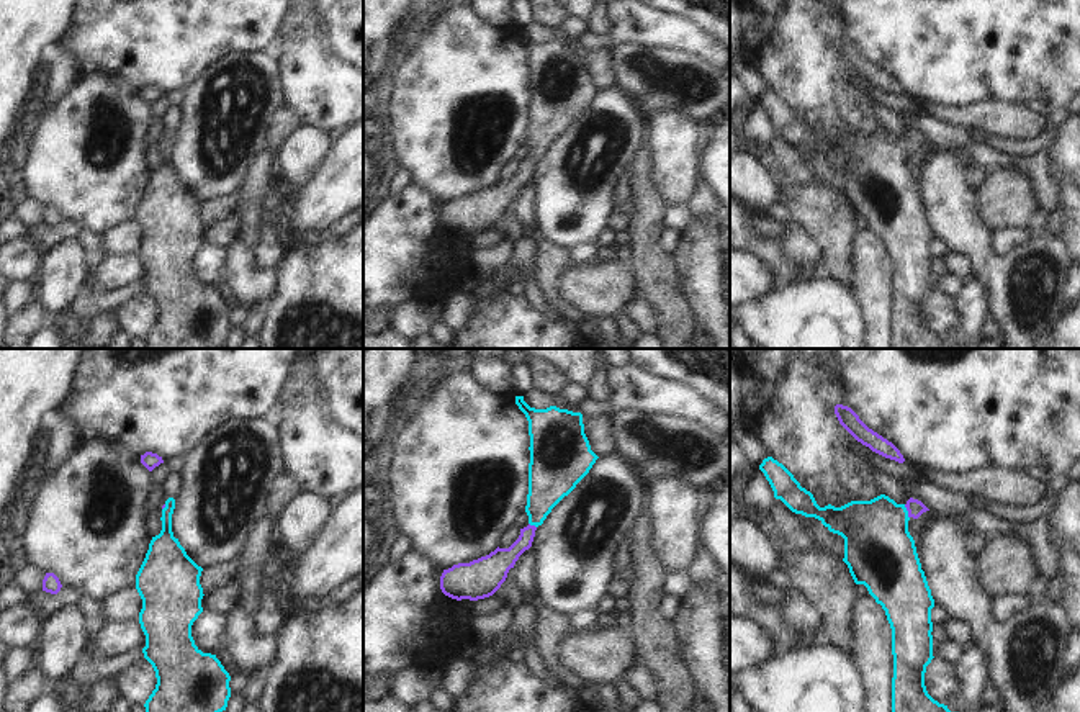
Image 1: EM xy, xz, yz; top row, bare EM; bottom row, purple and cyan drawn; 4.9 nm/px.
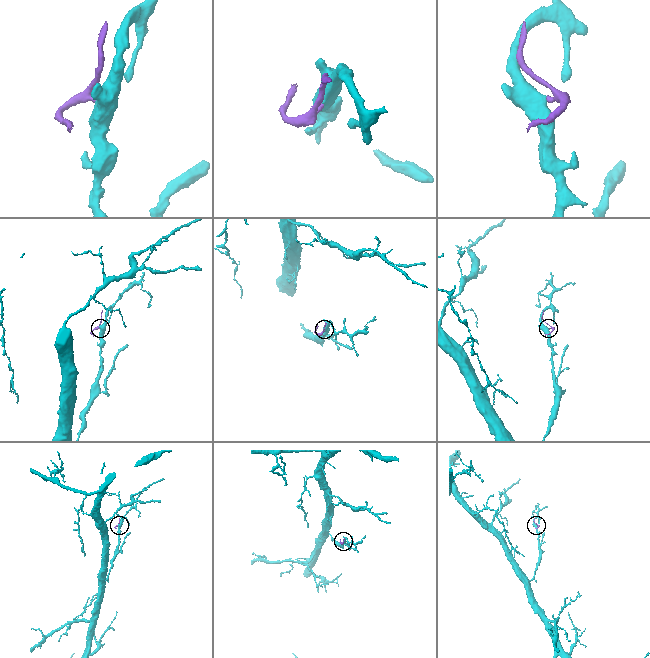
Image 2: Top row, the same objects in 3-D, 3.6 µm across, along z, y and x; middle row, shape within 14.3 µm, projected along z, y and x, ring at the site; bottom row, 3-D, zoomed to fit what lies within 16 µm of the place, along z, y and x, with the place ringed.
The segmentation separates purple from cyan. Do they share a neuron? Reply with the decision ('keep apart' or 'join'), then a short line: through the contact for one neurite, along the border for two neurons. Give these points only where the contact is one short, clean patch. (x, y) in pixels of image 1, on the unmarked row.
join | yz (915, 141), (907, 143), (881, 169), (879, 184)

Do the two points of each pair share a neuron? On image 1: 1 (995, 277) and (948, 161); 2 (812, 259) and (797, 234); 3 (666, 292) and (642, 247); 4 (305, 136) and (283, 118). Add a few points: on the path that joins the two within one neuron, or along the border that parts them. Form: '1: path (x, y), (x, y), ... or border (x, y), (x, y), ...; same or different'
1: path (979, 247), (958, 223), (948, 190); same
2: path (805, 252), (797, 241); same
3: path (656, 280), (647, 259); same
4: border (301, 123), (274, 153); different

